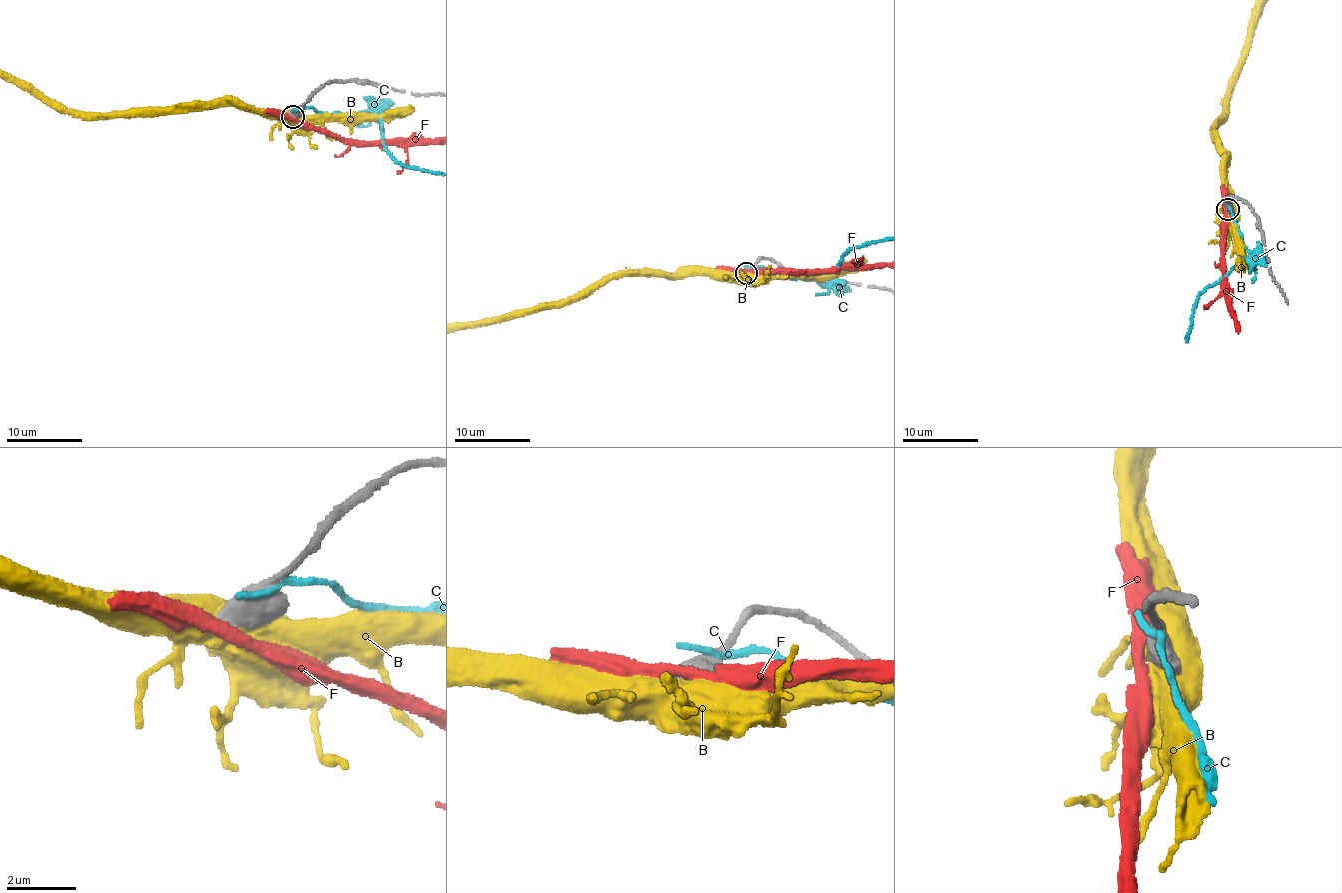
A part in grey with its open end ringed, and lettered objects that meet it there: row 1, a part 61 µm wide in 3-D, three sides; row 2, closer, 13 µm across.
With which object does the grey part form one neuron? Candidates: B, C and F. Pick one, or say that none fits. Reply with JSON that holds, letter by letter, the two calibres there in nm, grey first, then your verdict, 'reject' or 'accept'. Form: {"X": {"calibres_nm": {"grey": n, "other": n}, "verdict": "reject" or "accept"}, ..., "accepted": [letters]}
{"B": {"calibres_nm": {"grey": 800, "other": 800}, "verdict": "reject"}, "C": {"calibres_nm": {"grey": 440, "other": 240}, "verdict": "reject"}, "F": {"calibres_nm": {"grey": 600, "other": 360}, "verdict": "reject"}, "accepted": []}

